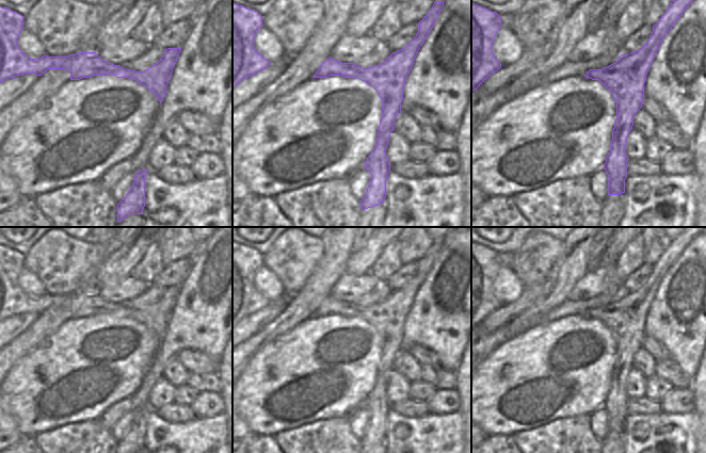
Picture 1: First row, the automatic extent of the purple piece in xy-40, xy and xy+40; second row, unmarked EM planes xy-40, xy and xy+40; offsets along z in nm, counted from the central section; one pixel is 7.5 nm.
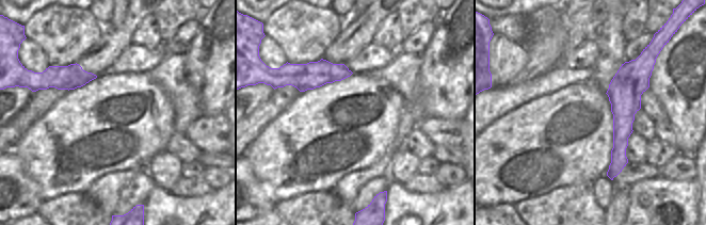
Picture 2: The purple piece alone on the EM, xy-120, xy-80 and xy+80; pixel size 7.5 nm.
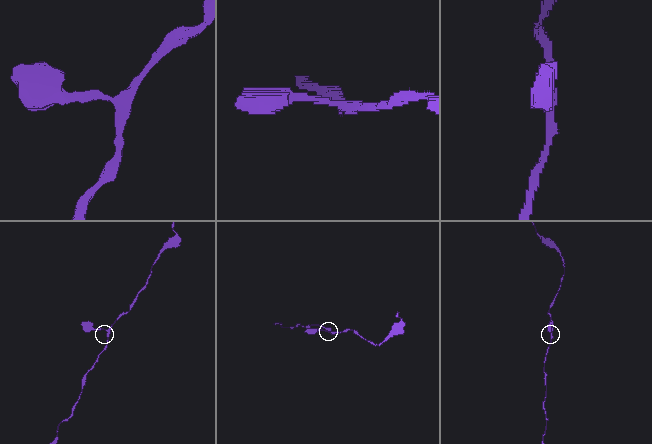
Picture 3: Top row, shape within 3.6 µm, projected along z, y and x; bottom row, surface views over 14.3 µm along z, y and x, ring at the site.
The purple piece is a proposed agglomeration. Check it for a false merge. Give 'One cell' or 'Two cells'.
One cell.

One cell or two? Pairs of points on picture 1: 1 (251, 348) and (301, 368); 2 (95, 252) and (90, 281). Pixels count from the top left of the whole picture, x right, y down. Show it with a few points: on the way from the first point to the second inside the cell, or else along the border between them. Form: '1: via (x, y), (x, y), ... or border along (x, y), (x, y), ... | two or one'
1: border along (279, 337), (268, 342), (243, 370) | two
2: via (95, 259), (92, 274) | one

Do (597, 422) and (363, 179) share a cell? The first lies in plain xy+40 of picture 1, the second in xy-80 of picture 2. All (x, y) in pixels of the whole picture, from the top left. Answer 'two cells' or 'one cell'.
two cells

